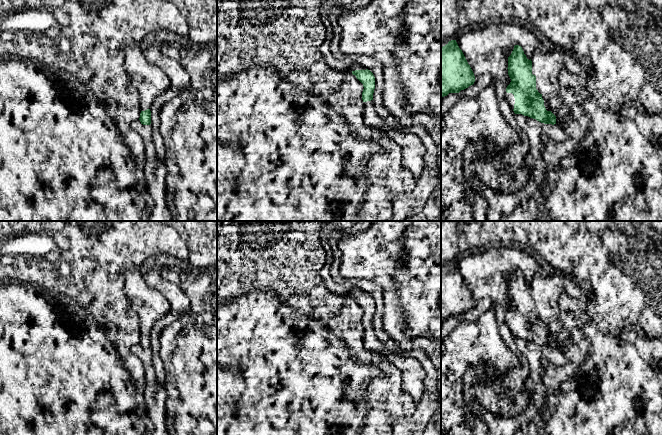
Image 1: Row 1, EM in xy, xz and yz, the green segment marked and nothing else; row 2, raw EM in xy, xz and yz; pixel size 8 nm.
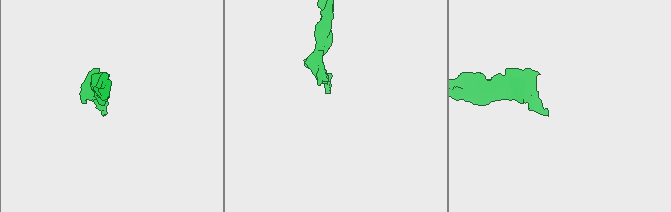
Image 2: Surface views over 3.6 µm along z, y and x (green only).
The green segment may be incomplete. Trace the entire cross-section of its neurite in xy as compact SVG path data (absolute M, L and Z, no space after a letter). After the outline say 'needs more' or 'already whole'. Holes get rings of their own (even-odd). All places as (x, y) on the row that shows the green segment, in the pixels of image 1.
M129 46L125 51L125 69L133 88L139 94L140 122L151 124L151 105L154 99L170 86L167 75L158 66L150 63L137 46Z; needs more

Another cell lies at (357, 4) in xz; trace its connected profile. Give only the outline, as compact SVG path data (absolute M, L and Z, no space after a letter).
M355 0L350 5L348 5L351 9L361 9L367 7L371 0Z

